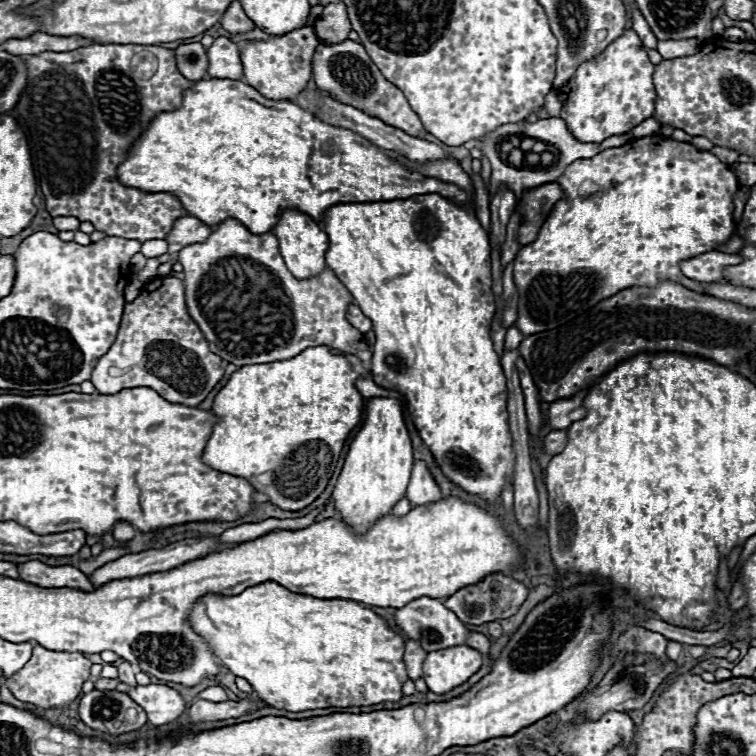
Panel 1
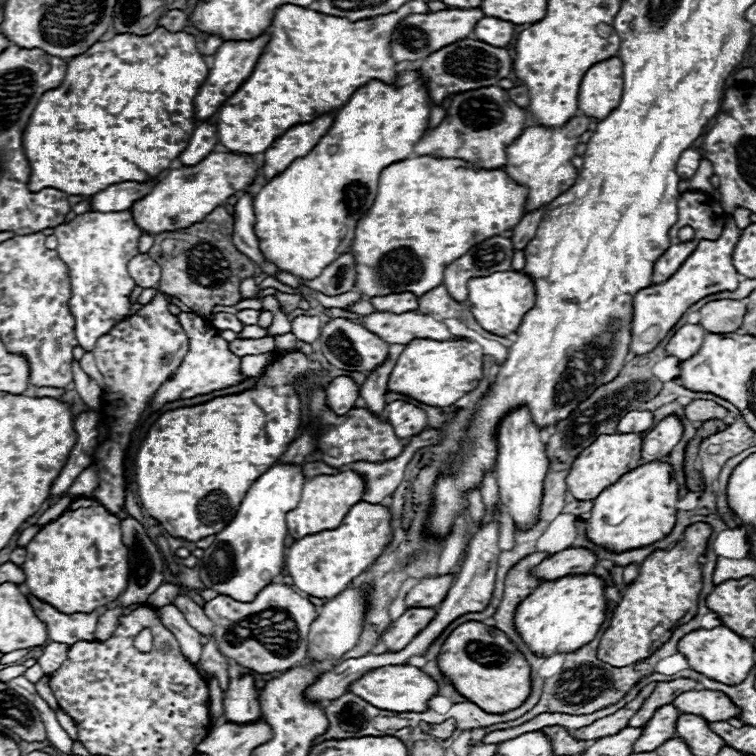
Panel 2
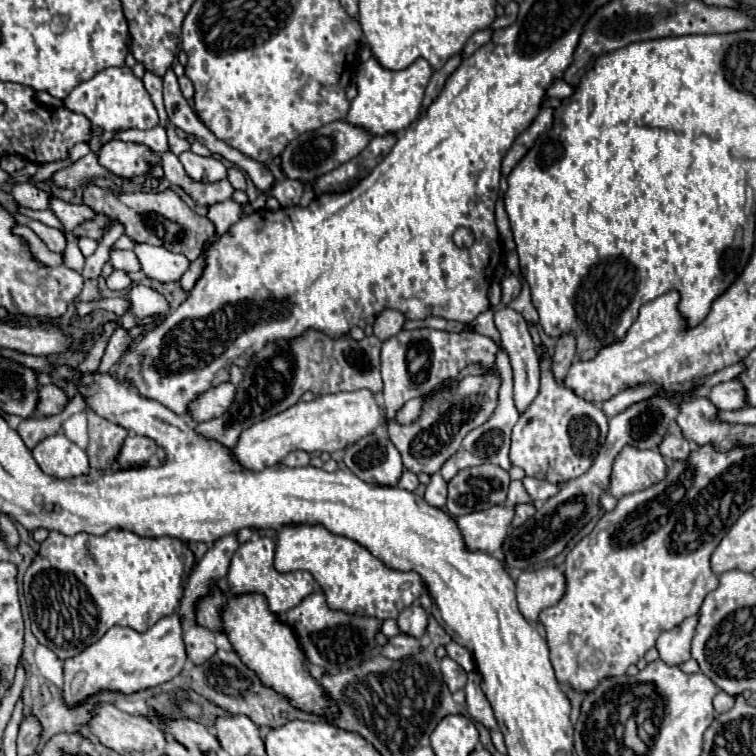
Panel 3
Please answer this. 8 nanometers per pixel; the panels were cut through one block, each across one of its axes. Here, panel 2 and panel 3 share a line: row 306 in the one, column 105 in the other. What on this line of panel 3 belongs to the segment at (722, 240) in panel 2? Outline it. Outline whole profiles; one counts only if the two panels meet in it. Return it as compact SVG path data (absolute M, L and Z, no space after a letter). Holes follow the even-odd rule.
M178 614L158 620L146 632L114 626L98 642L64 662L64 700L74 706L98 690L118 690L124 694L140 692L172 680L186 664L186 646L182 640L182 620Z

